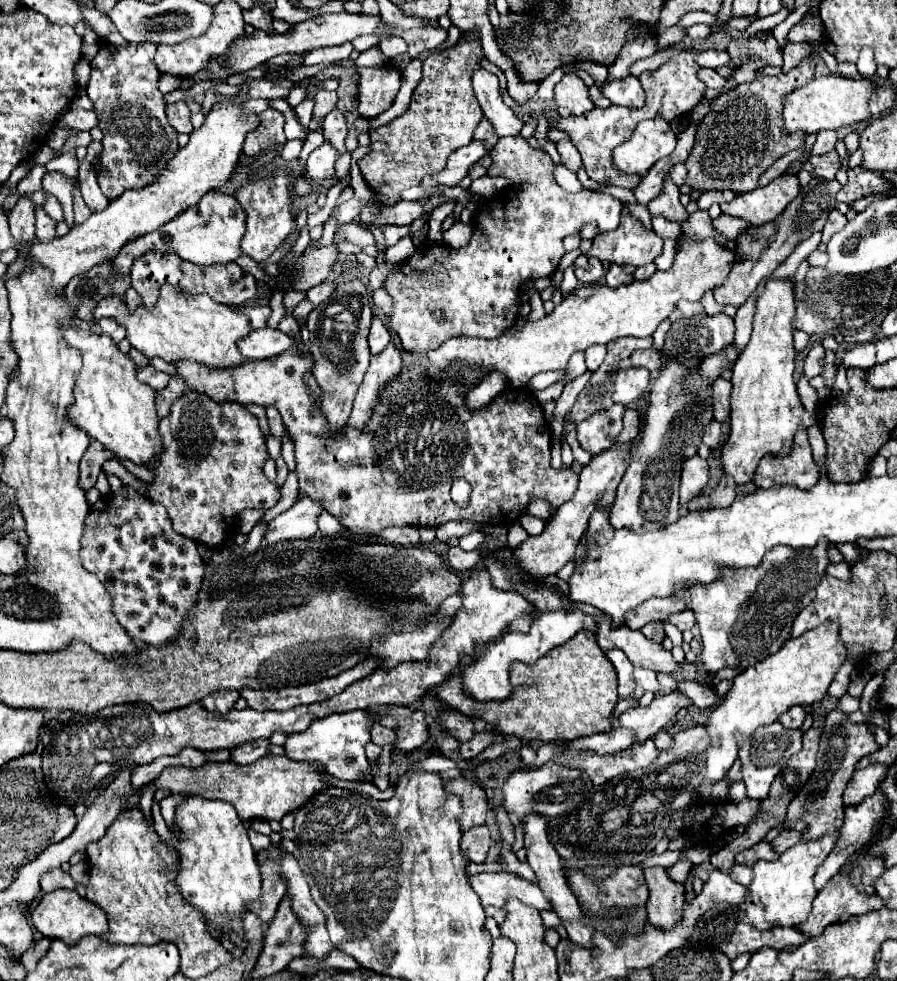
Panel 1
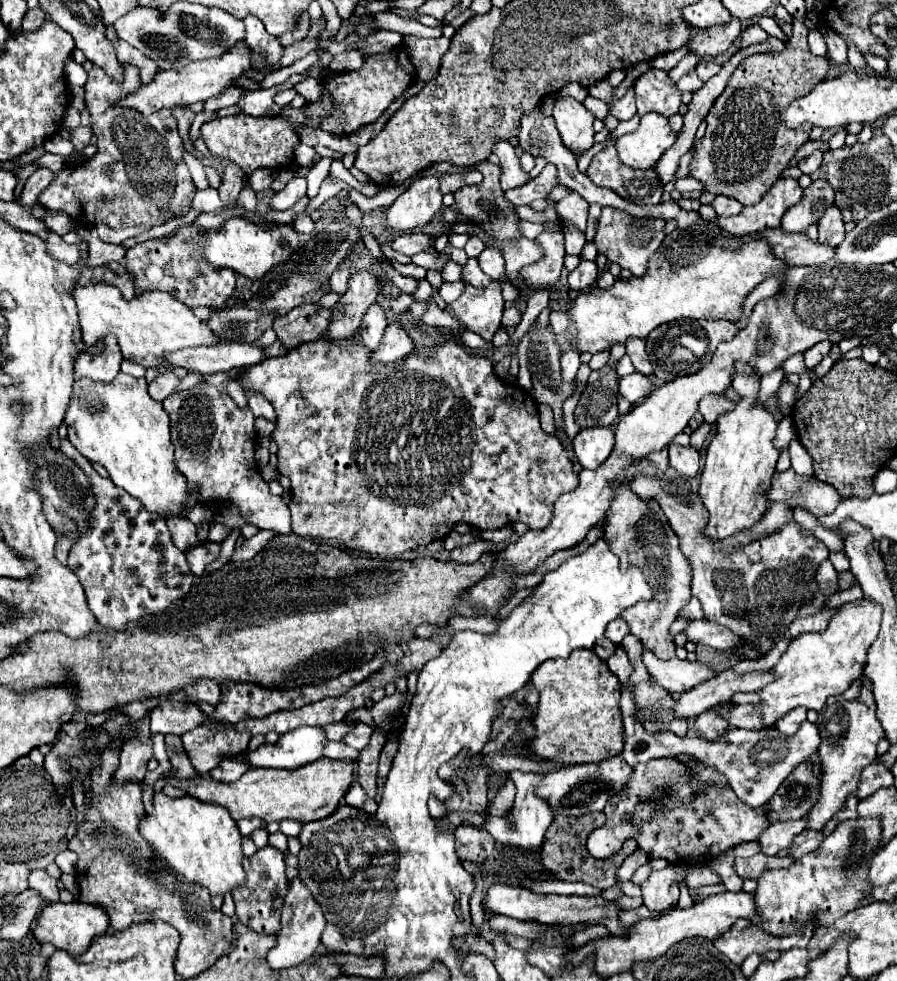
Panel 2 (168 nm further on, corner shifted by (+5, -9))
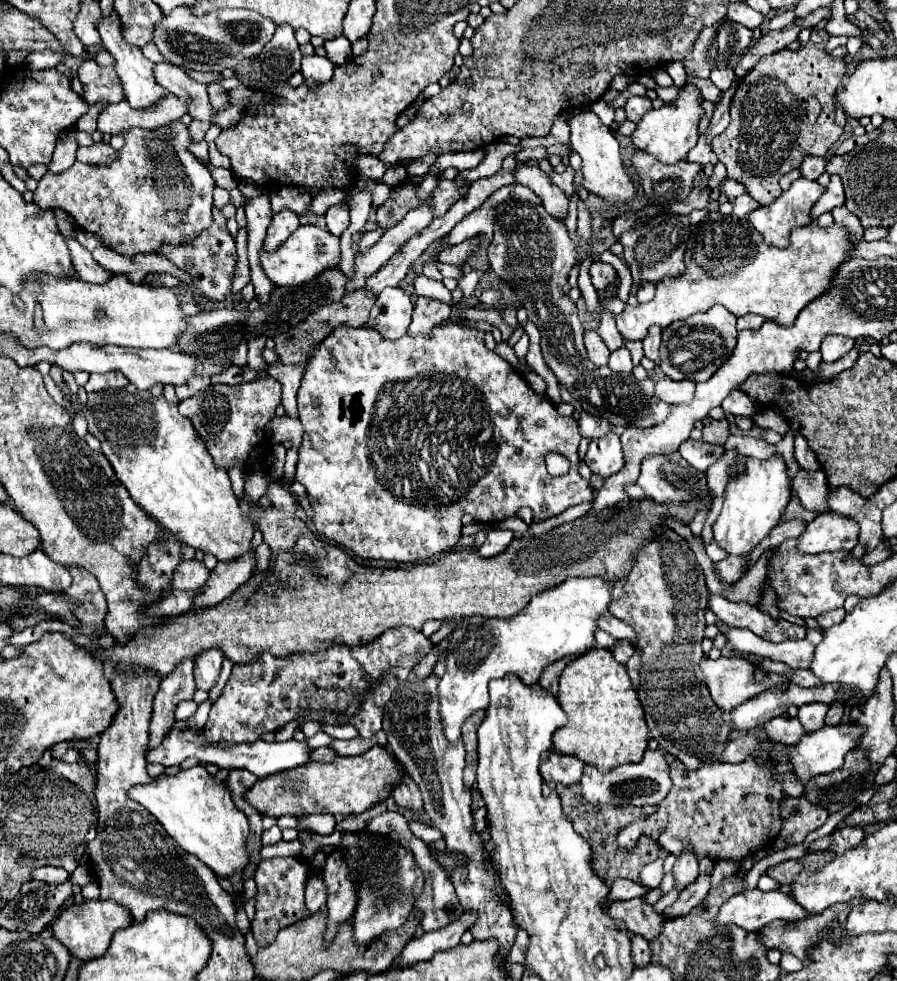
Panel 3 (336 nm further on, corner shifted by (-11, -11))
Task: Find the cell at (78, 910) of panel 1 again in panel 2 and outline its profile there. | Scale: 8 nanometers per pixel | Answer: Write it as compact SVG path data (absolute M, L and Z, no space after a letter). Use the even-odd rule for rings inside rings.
M72 901L72 903L48 903L38 919L36 919L36 927L34 927L34 937L38 939L38 943L52 943L56 949L64 949L70 955L82 955L94 937L102 935L108 931L108 915L102 907L96 905L86 905L80 901Z

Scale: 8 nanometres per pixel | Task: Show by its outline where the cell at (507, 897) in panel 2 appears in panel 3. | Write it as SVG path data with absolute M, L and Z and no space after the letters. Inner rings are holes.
M630 899L630 901L612 901L608 905L608 913L614 919L622 919L630 933L642 935L644 939L652 941L660 935L664 917L660 917L652 905L644 903L642 899Z

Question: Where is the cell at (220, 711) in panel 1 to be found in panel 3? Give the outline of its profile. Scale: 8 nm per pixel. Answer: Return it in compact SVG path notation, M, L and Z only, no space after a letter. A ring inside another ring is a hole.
M210 649L204 651L196 661L194 661L194 677L196 677L196 687L202 691L210 691L218 677L220 677L220 669L222 669L222 661L224 655L218 649Z

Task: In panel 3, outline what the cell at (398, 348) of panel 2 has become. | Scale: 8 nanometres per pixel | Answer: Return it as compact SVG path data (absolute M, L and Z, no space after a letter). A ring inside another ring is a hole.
M418 297L412 313L412 323L408 327L408 335L428 337L434 327L446 325L448 321L450 321L450 305L440 303L432 297Z

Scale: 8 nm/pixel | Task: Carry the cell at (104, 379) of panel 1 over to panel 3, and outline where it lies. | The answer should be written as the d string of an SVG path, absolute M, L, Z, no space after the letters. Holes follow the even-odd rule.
M128 385L124 389L88 393L84 417L88 421L88 433L102 443L102 453L110 461L120 483L128 489L130 497L160 525L176 533L190 547L216 555L218 561L232 561L252 549L250 539L254 533L254 523L242 517L228 473L214 467L212 457L196 435L190 419L178 413L176 403L168 403L164 395L154 397L150 391L138 391L136 387Z

